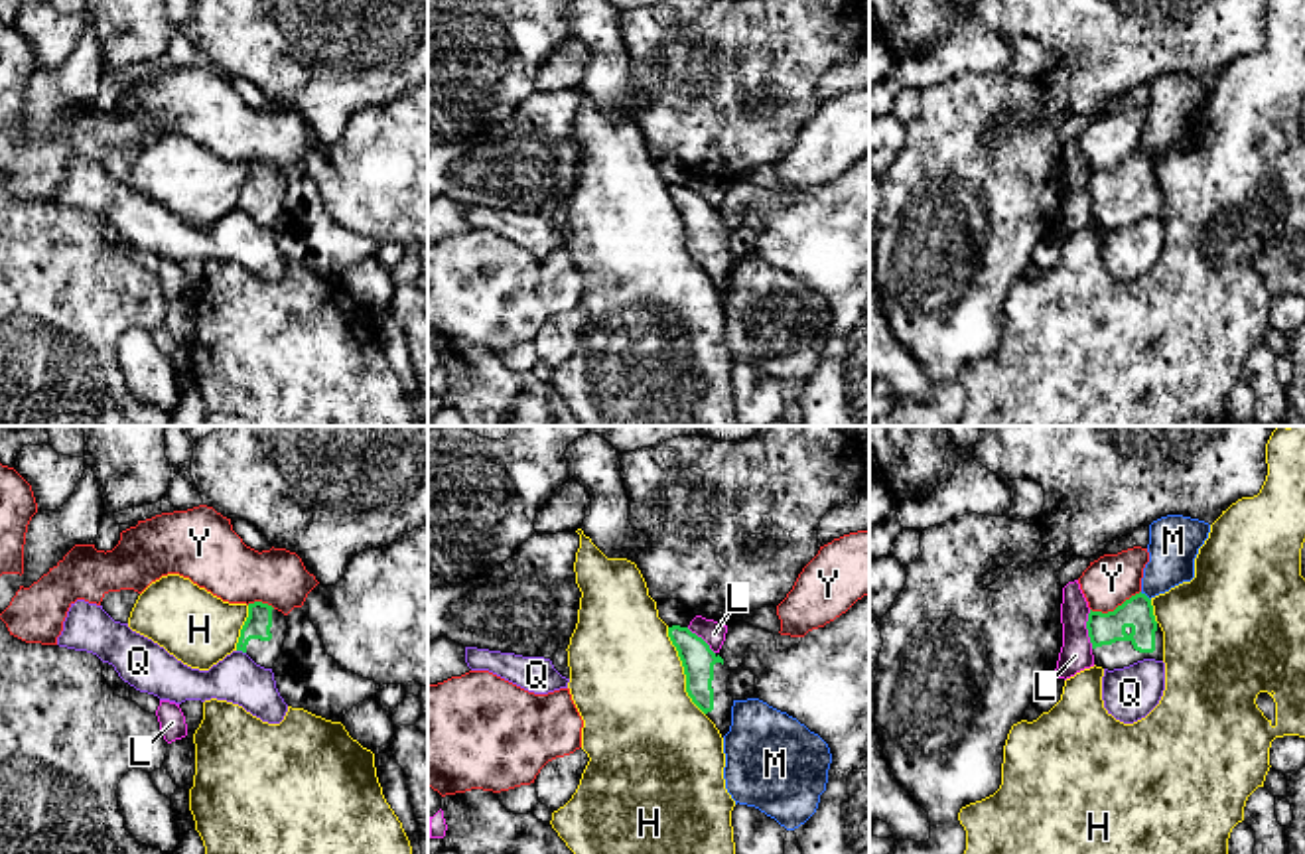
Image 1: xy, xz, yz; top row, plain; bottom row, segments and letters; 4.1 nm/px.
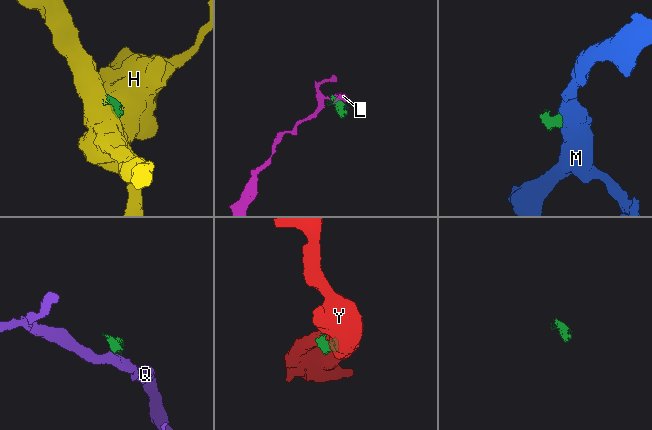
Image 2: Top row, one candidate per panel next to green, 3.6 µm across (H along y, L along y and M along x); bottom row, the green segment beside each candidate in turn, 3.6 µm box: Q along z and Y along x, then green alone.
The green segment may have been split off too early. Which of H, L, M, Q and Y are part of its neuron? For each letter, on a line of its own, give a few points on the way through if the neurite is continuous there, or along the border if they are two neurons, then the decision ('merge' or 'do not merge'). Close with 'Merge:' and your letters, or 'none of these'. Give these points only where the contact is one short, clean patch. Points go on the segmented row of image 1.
H: border along xz (667, 628), (683, 667), (685, 691), (704, 714); do not merge
L: border along yz (1089, 610), (1087, 636), (1093, 647); do not merge
M: border along yz (1140, 592), (1150, 600); do not merge
Q: border along xy (237, 649), (245, 653); do not merge
Y: border along yz (1140, 590), (1112, 610), (1091, 610); do not merge
Merge: none of these

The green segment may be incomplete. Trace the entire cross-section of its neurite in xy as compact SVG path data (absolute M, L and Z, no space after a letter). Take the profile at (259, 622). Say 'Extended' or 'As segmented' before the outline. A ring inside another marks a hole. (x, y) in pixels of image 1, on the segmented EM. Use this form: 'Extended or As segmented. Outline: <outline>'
Extended. Outline: M248 604L248 617L240 629L237 651L246 653L256 665L272 669L282 653L288 621L268 604Z

